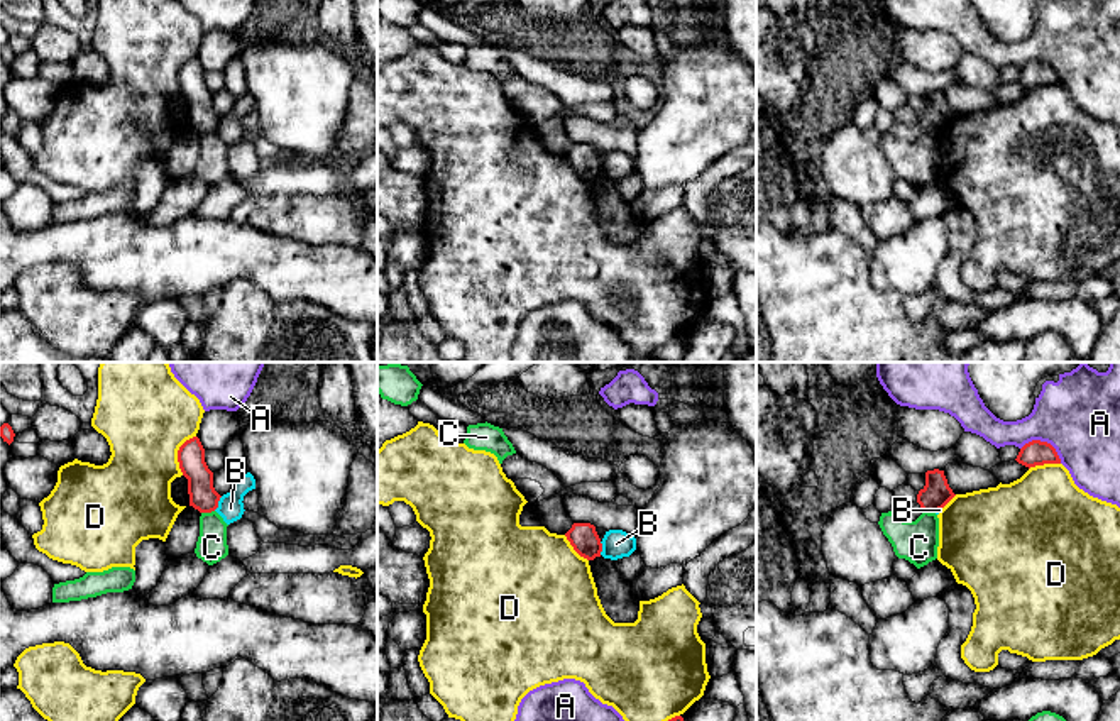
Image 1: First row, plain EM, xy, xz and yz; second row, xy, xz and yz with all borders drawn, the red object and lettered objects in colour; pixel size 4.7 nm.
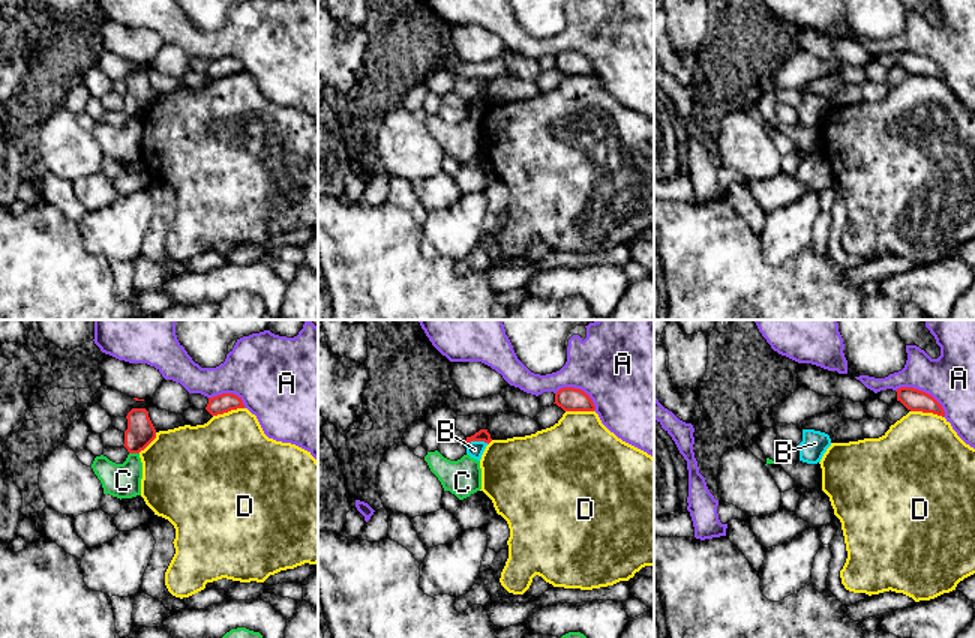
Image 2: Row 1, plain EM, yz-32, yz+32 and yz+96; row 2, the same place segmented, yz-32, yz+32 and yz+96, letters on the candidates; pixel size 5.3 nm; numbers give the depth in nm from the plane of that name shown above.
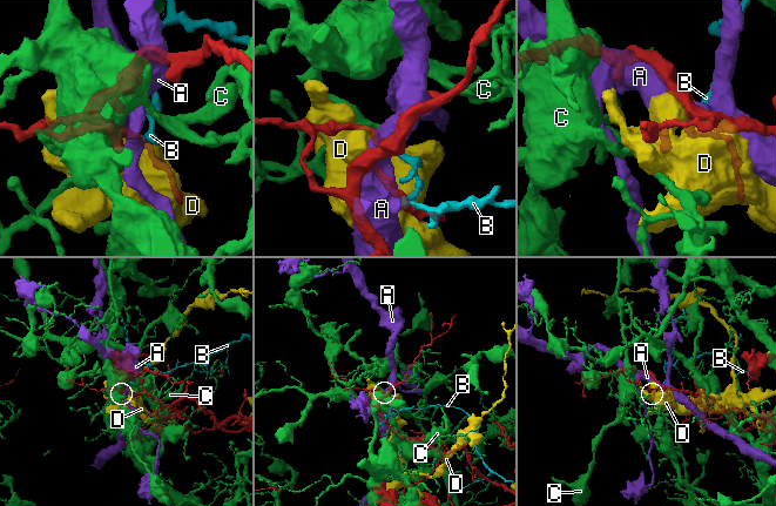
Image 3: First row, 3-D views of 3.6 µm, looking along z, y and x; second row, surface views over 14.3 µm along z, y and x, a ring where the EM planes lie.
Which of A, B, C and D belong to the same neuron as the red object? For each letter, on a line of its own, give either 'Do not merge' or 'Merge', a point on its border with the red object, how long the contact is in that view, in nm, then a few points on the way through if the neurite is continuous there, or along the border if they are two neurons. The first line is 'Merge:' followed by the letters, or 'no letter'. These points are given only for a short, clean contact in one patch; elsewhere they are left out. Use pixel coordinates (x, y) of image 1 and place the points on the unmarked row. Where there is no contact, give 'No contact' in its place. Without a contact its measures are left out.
Merge: no letter
A: Do not merge. Touches red at yz (1044, 63). Shared border 220 nm
B: Do not merge. Touches red at xy (217, 124). Shared border 80 nm. Boundary: xy (222, 117), (214, 131)
C: Do not merge. Touches red at xy (207, 132). Shared border 70 nm
D: Do not merge. Touches red at xy (178, 75). Shared border 200 nm

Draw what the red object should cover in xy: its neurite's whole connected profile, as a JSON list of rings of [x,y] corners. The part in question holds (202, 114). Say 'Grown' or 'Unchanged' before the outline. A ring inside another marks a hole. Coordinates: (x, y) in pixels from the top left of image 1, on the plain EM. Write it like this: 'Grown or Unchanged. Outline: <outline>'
Unchanged. Outline: [[[198,58],[186,61],[179,68],[178,83],[188,100],[189,127],[200,134],[215,132],[222,117],[213,108],[213,93],[205,83],[205,69]]]

